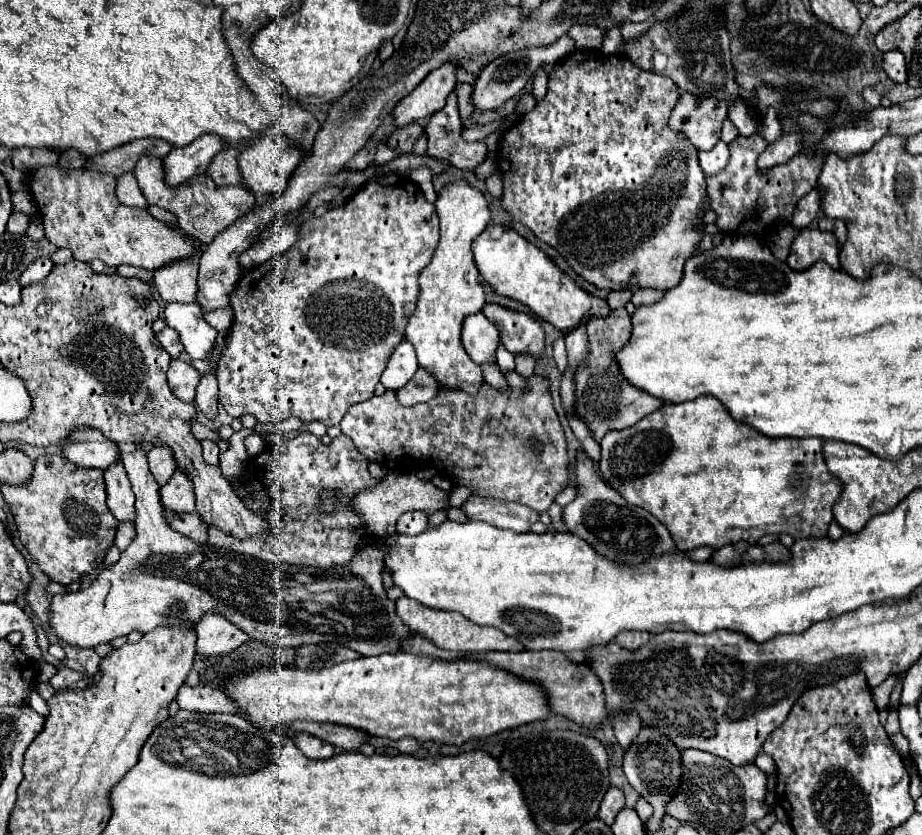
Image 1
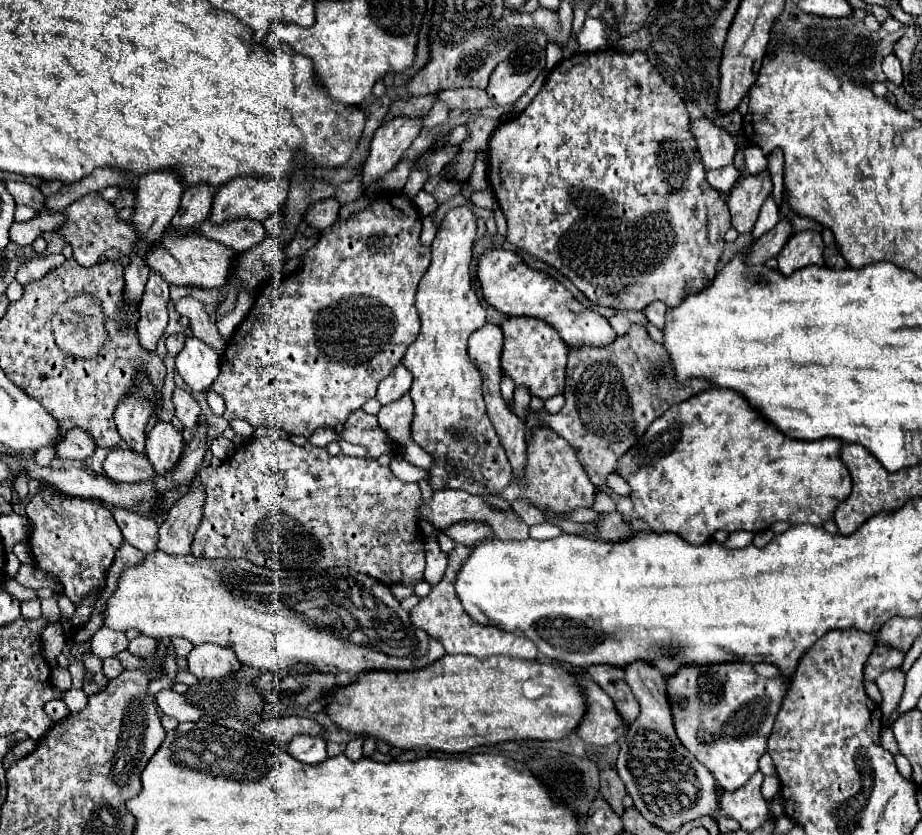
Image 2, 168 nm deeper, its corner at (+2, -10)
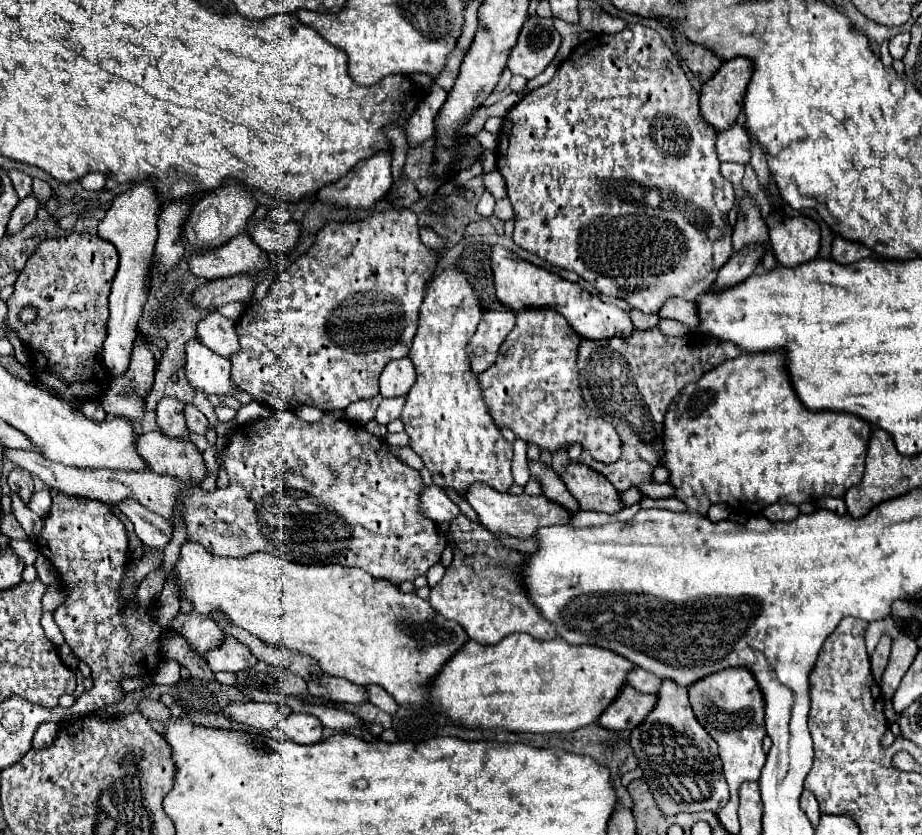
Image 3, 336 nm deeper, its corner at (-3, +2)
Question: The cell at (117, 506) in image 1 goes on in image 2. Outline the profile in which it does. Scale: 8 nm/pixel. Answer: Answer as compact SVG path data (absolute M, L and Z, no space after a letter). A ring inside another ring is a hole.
M114 512L114 520L120 526L124 540L128 544L132 544L134 548L142 550L144 554L150 554L156 550L156 542L158 542L158 526L156 522L136 516L132 512Z

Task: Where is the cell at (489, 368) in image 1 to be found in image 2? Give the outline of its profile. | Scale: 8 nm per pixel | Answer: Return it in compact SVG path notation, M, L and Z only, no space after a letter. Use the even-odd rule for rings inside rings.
M632 328L628 336L618 336L610 346L570 348L566 378L578 378L578 402L576 386L566 386L562 410L554 416L538 412L538 420L572 444L592 484L602 488L606 486L606 478L616 472L618 460L644 436L648 426L672 406L672 402L684 402L704 388L712 388L708 380L700 378L676 382L672 370L666 348L656 344L644 328ZM652 402L658 402L658 416Z

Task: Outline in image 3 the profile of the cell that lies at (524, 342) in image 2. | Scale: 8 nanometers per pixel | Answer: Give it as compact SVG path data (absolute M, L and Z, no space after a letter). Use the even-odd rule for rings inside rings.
M525 308L515 312L517 324L511 330L511 334L505 338L505 342L499 348L497 362L493 364L493 372L489 368L479 374L481 388L485 402L489 406L489 412L499 428L511 428L521 440L537 444L541 450L555 452L559 448L569 448L571 444L579 442L585 450L591 452L591 456L599 462L615 462L621 456L621 440L615 432L615 428L589 412L581 398L581 388L577 380L577 346L581 342L581 336L567 324L567 320L557 314L555 310L545 308Z

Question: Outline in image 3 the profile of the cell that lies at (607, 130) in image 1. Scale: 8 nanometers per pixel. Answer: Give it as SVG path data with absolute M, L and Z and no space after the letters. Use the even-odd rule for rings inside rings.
M627 24L627 28L617 34L595 34L571 52L571 56L557 68L557 74L549 84L525 94L503 118L497 148L497 168L505 178L507 196L515 210L515 244L537 254L553 266L577 272L601 294L621 298L645 314L659 312L659 308L671 296L695 300L697 294L703 294L713 286L719 268L733 254L733 230L727 222L727 214L735 204L735 190L719 172L715 136L717 132L701 116L699 94L691 88L677 56L655 30L643 24Z

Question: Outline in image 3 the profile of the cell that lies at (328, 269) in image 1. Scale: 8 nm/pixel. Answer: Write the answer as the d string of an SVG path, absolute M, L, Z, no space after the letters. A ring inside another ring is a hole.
M391 206L387 210L375 210L371 212L367 218L355 222L355 224L343 224L343 222L329 222L325 224L317 236L313 246L299 258L293 260L293 264L275 280L275 284L269 288L267 298L257 300L249 306L245 306L243 316L235 322L237 328L237 336L239 336L239 344L241 350L235 352L229 360L231 360L231 376L233 376L233 384L237 384L239 390L247 392L253 396L253 400L273 408L273 410L295 410L297 406L315 406L321 412L329 412L335 408L347 408L349 404L357 402L357 400L371 400L373 396L379 394L379 374L381 370L397 358L403 358L409 354L413 336L417 332L417 314L419 314L419 306L427 288L427 280L433 278L433 272L437 268L437 252L433 252L431 248L427 248L421 240L419 240L419 224L417 224L417 214L411 208L405 206Z

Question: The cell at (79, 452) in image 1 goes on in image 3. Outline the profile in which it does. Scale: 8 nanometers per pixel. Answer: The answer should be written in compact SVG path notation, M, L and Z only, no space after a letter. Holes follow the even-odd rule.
M147 432L137 436L135 452L155 474L167 474L191 482L201 482L205 476L201 452L187 438L175 440L161 432Z

